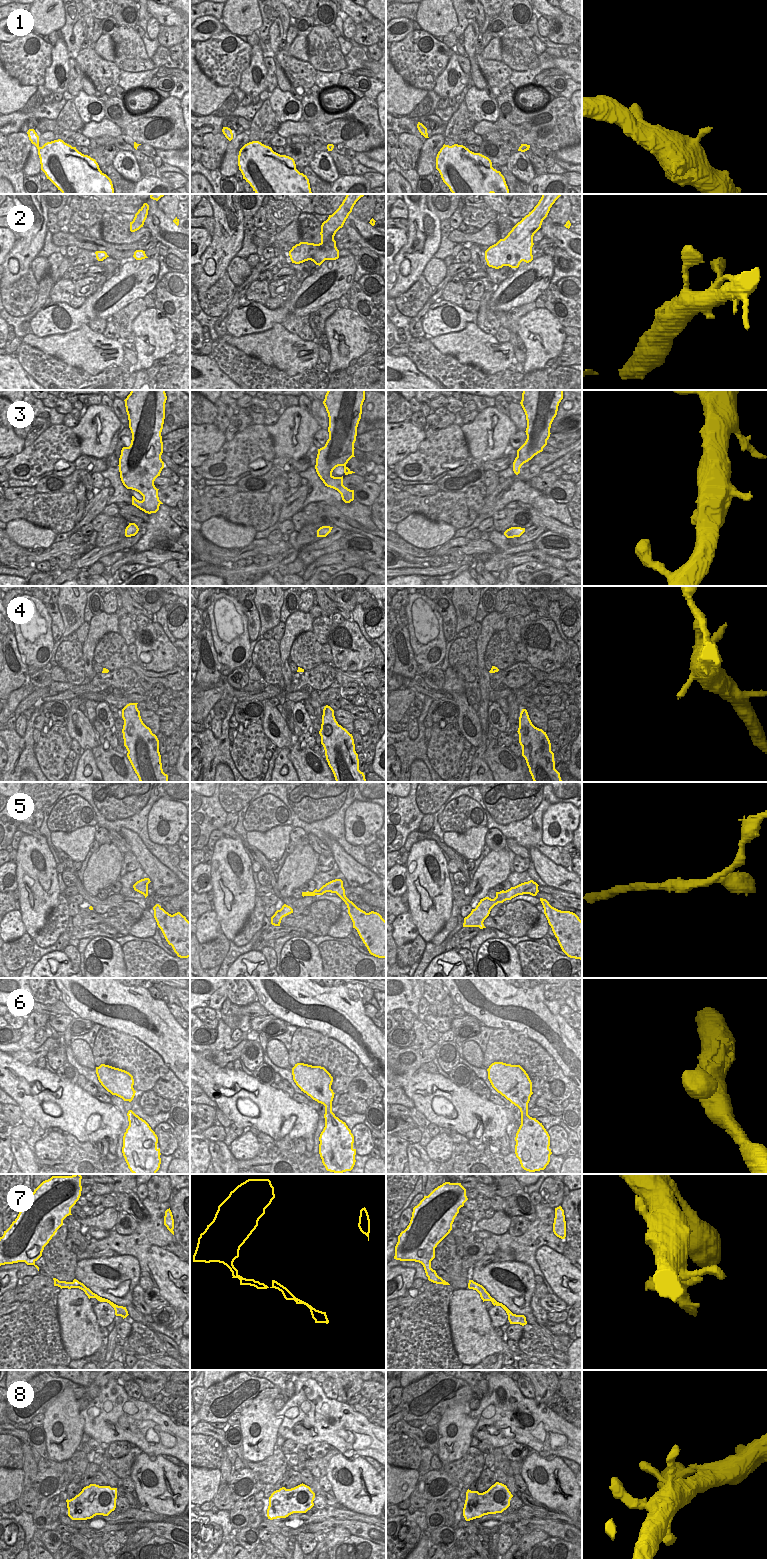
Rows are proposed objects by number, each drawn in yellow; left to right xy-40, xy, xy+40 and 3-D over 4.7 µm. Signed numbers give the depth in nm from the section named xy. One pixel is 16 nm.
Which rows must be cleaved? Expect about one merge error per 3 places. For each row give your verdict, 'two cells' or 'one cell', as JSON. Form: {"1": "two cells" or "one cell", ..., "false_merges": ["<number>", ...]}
{"1": "one cell", "2": "one cell", "3": "one cell", "4": "one cell", "5": "one cell", "6": "one cell", "7": "two cells", "8": "one cell", "false_merges": ["7"]}

